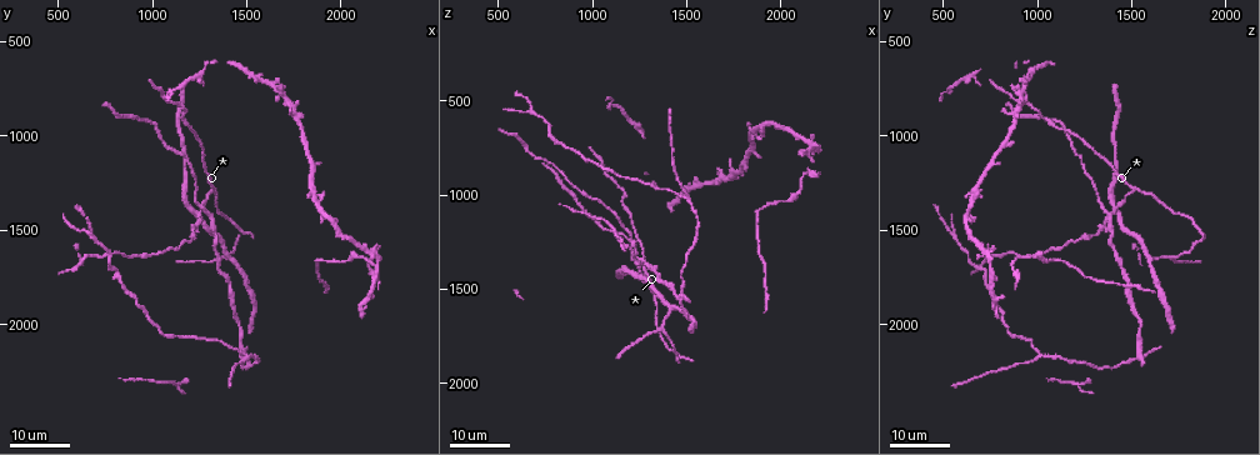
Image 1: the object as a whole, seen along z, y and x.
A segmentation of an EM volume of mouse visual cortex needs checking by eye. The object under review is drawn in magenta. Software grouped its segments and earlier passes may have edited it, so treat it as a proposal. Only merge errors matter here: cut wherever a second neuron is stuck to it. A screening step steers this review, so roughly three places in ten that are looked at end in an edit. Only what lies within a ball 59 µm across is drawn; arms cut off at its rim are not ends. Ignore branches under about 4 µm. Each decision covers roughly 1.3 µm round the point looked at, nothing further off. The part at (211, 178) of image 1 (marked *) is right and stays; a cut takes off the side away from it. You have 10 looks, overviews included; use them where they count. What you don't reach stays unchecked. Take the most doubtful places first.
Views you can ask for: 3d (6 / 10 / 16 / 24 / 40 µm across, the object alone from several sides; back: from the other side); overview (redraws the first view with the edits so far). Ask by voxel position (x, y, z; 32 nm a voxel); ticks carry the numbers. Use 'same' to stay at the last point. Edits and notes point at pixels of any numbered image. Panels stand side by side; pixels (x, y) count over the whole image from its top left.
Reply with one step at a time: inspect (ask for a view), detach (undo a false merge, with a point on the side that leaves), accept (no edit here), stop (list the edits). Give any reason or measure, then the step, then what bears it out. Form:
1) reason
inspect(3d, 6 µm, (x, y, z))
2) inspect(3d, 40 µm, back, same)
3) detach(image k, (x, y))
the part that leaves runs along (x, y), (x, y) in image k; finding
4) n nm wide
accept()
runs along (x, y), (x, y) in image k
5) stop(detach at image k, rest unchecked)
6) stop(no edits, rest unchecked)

inspect(3d, 16 µm, (690, 1510, 540))

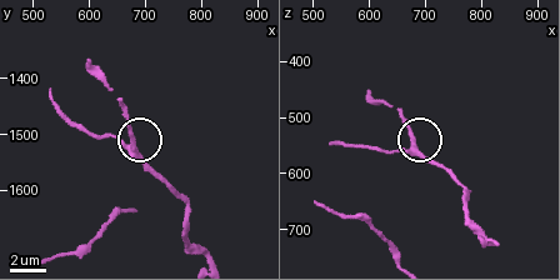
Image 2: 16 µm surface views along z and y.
closer look
inspect(3d, 10 µm, (680, 1515, 545))

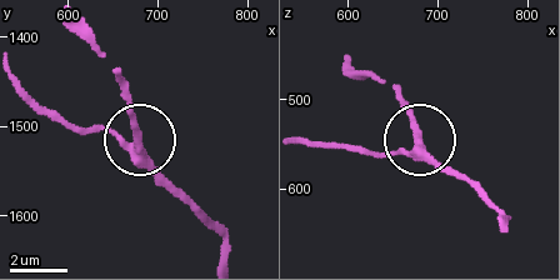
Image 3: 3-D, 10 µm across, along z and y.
side arm 6 µm
accept()
runs along (225, 259), (219, 230), (138, 139), (56, 123) in image 3; all the same neuron

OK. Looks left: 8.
three-way junction
inspect(3d, 24 µm, (1310, 1270, 1530))

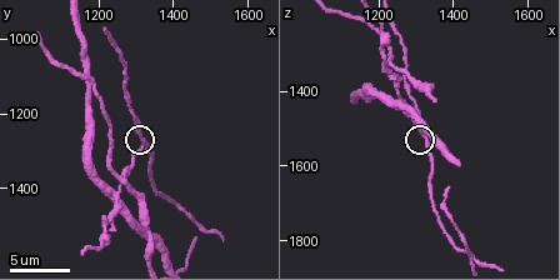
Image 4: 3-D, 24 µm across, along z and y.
closer look
inspect(3d, 10 µm, (1320, 1280, 1520))

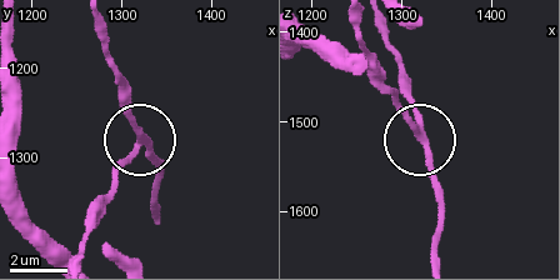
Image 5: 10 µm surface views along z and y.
inspect(3d, 10 µm, back, (1325, 1280, 1520))

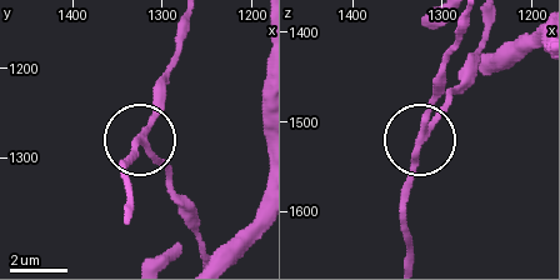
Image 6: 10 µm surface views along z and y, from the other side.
detach(image 6, (164, 159))
the part that leaves runs along (424, 139), (489, 26) in image 6; two neurons meet here

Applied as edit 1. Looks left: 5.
inspect(overview)

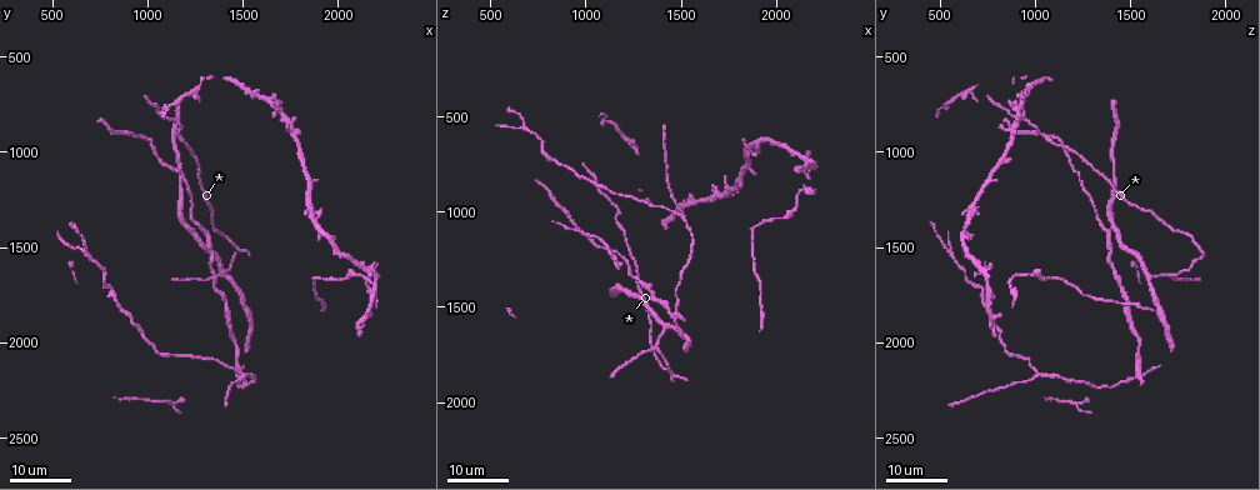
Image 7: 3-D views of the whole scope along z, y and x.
inspect(3d, 16 µm, (1520, 2180, 1010))

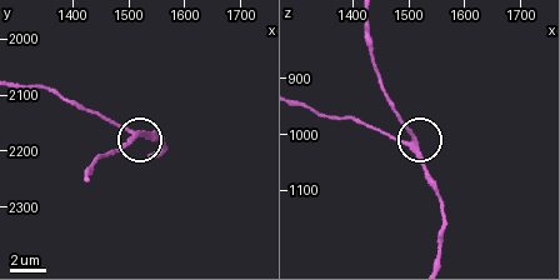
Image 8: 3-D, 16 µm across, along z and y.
zoom in
inspect(3d, 10 µm, (1505, 2170, 1015))

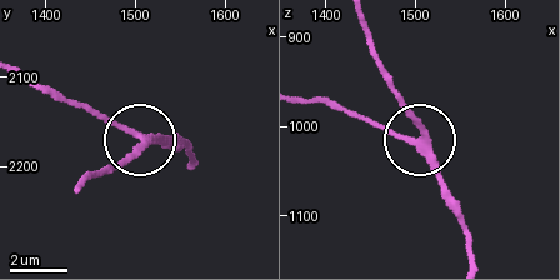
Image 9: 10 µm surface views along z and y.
230 nm wide
accept()
runs along (469, 256), (459, 206), (393, 88) in image 9; continuous, no second neuron

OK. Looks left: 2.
two arms in line, one across
inspect(3d, 6 µm, (1280, 1470, 1430))

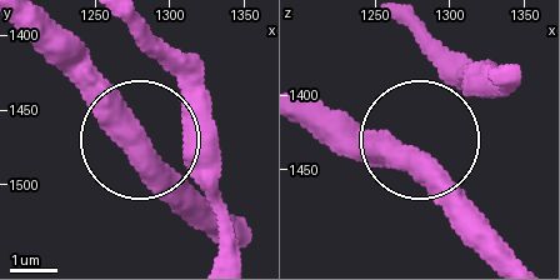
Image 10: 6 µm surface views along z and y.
inspect(3d, 6 µm, back, (1278, 1472, 1442))

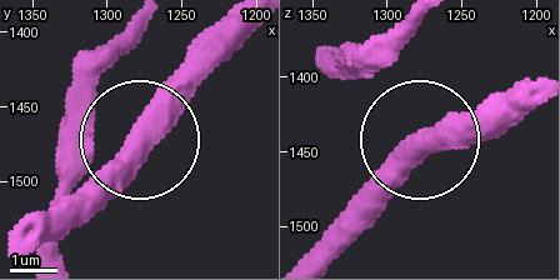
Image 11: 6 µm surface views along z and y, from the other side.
3 arms
accept()
one neuron here

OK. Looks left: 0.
stop(detach at image 6, rest unchecked)

